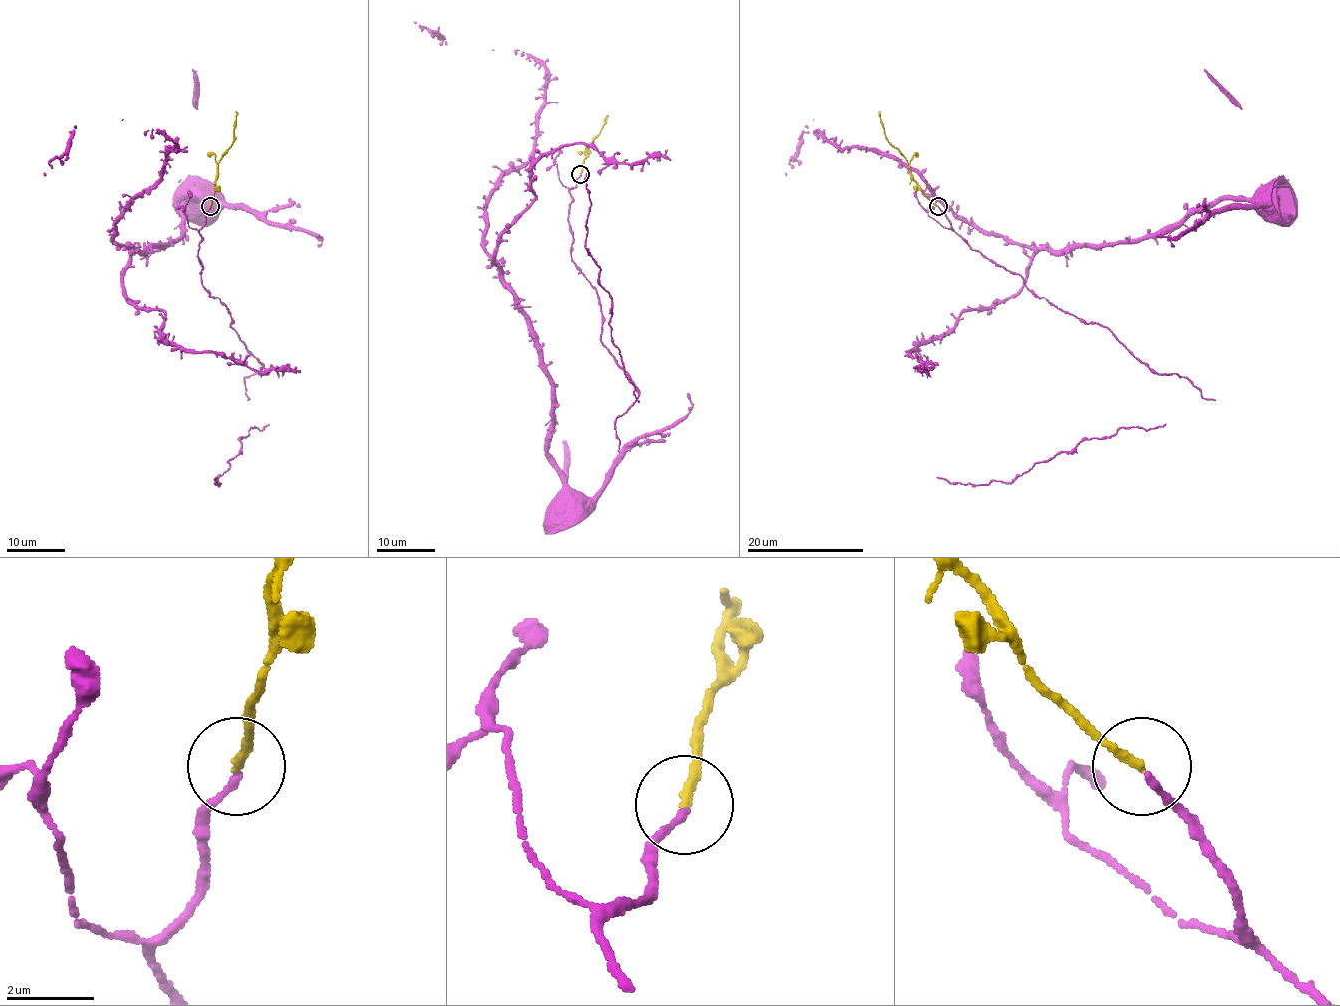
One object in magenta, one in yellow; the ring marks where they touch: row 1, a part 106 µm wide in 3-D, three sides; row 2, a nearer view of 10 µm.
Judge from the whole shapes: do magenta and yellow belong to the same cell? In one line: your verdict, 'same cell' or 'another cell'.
same cell

